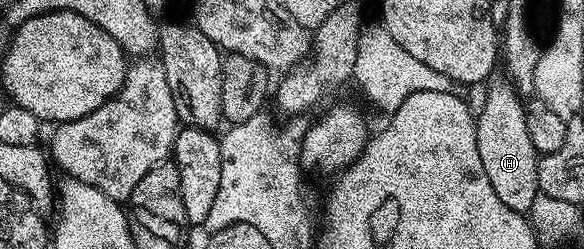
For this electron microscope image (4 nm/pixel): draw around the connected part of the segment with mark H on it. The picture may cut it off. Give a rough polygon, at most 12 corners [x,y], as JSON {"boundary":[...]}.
{"boundary":[[487,85],[476,142],[489,183],[527,213],[540,191],[525,103]]}

